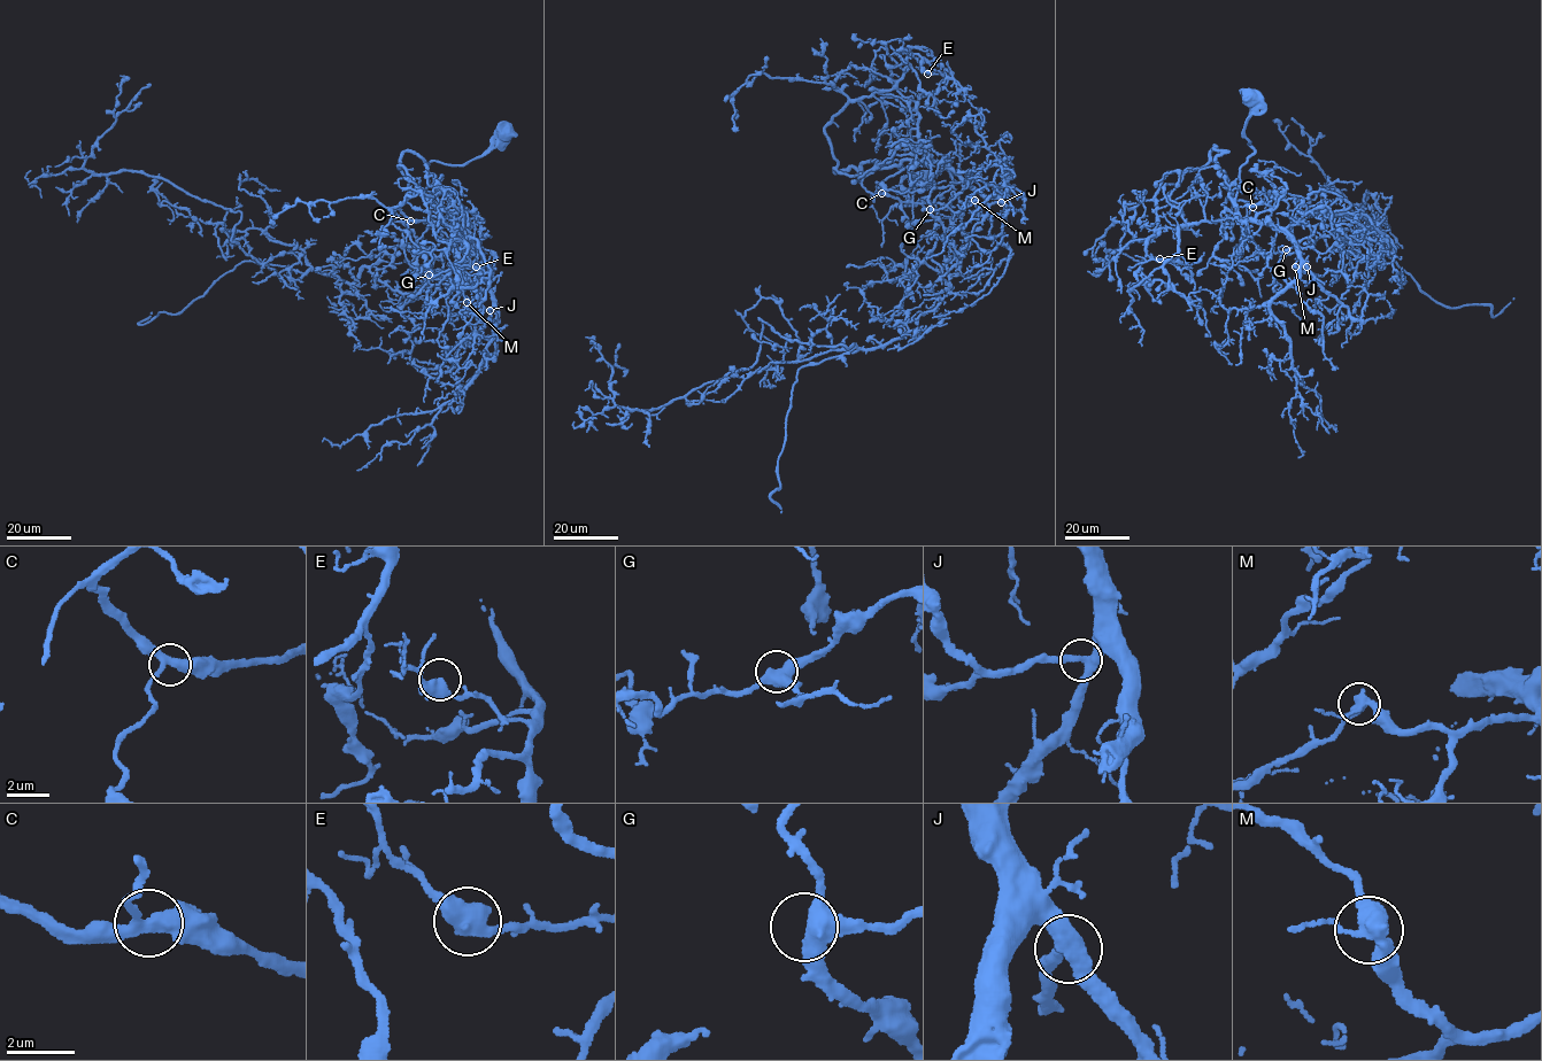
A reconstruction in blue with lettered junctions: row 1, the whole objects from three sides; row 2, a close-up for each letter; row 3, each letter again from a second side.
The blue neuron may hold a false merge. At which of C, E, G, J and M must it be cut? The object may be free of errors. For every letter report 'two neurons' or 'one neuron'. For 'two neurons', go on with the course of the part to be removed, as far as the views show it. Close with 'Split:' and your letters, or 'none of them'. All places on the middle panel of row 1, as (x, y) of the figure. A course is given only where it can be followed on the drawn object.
C: one neuron
E: one neuron
G: one neuron
J: one neuron
M: two neurons | (974, 200), (932, 211), (945, 234), (881, 346), (758, 317), (757, 359), (650, 410), (616, 405), (585, 337)
Split: M

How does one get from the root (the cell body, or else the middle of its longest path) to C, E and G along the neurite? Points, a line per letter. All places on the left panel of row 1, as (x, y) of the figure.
C: (503, 132), (468, 163), (430, 163), (425, 194), (454, 218), (426, 200), (430, 186), (400, 206), (410, 221)
E: (503, 132), (468, 163), (432, 161), (426, 171), (425, 194), (459, 238), (476, 240), (491, 270), (476, 266)
G: (503, 132), (468, 163), (432, 161), (424, 191), (483, 256), (492, 309), (473, 311), (465, 297), (429, 275)

